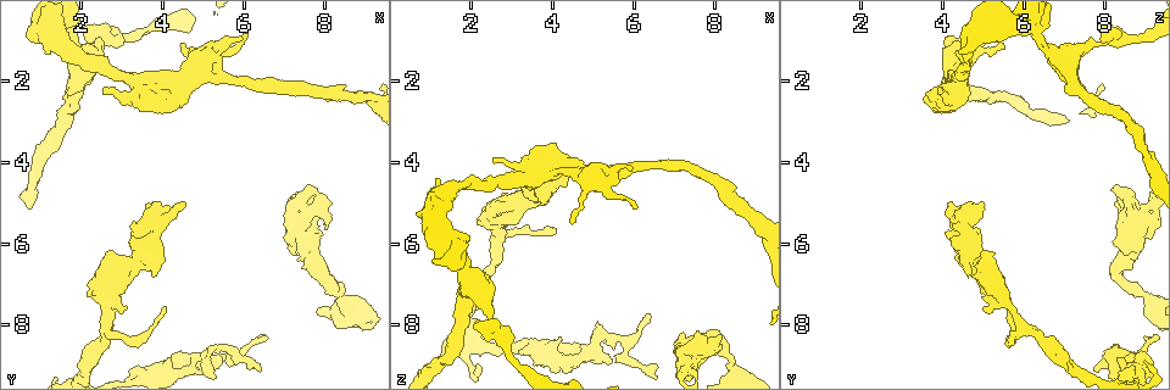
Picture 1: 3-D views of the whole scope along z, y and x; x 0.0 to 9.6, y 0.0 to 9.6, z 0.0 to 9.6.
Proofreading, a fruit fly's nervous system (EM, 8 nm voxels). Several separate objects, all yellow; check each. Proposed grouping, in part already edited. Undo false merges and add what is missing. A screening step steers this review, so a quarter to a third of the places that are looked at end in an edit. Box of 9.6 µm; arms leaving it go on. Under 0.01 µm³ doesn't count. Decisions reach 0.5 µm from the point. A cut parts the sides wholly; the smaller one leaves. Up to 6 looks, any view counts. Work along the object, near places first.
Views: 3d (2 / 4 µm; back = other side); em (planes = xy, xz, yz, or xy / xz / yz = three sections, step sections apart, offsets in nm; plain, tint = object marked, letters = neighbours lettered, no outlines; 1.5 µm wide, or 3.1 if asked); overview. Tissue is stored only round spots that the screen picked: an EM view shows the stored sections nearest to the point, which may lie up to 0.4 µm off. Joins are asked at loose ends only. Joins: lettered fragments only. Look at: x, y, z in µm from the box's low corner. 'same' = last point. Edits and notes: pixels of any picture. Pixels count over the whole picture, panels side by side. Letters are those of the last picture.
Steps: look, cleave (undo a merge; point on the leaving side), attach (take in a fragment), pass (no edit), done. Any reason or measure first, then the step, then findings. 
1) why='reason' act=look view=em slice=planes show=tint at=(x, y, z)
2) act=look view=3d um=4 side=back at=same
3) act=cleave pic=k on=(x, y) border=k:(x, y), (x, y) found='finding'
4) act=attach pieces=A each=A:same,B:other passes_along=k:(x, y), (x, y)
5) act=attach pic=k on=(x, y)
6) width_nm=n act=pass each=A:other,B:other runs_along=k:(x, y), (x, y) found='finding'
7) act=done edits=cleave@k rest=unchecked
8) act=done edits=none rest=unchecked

act=look view=3d um=4 side=back at=(6.40, 9.10, 7.75)

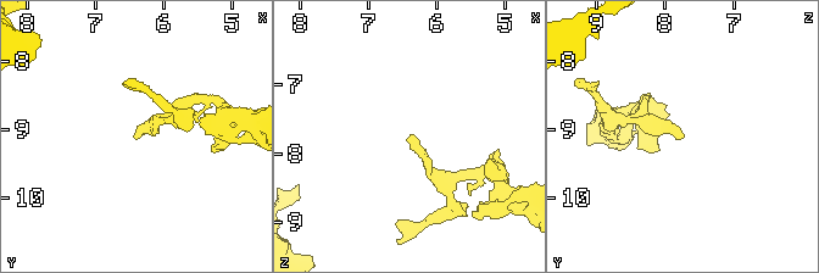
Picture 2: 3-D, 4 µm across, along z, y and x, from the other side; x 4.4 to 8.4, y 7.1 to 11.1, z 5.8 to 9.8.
why='now the EM' act=look view=em slice=planes show=letters at=(6.40, 9.15, 7.80)

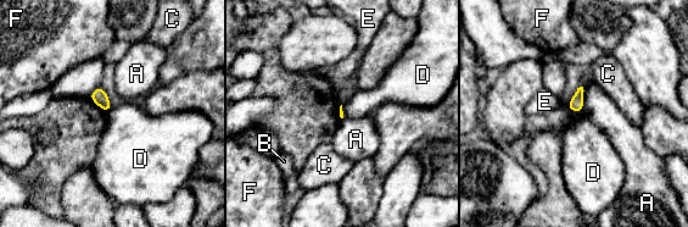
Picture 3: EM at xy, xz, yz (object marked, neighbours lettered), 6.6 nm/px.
act=pass each=A:other,B:other,C:other,D:other,E:other,F:other border=3:(570, 110), (582, 112) found='none of them fits'

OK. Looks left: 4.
why='touches itself' act=look view=em slice=planes show=plain at=(4.90, 8.80, 8.70)

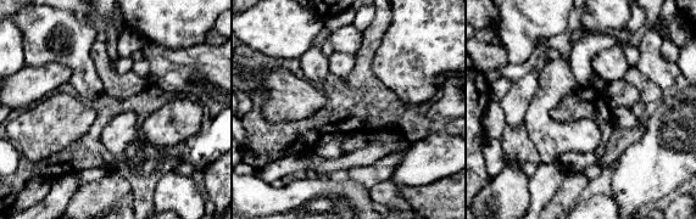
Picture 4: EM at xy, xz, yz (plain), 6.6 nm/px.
why='what lies round it' act=look view=em slice=planes show=letters at=same

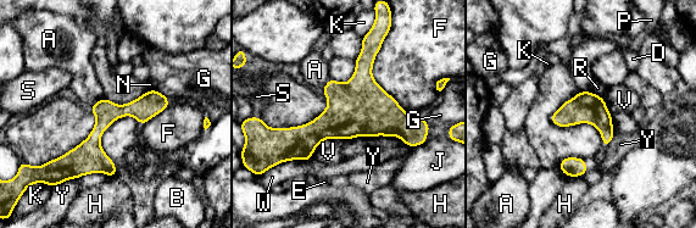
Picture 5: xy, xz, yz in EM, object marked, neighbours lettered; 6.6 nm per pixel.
width_nm=160 act=pass each=A:other,B:other,D:other,E:other,F:other,G:other,H:other,J:other,K:other,N:other,P:other,R:other,S:other,V:other,W:other,Y:other runs_along=5:(165, 100), (116, 111), (76, 172) found='one cell here'

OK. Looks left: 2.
act=done edits=none rest=unchecked

